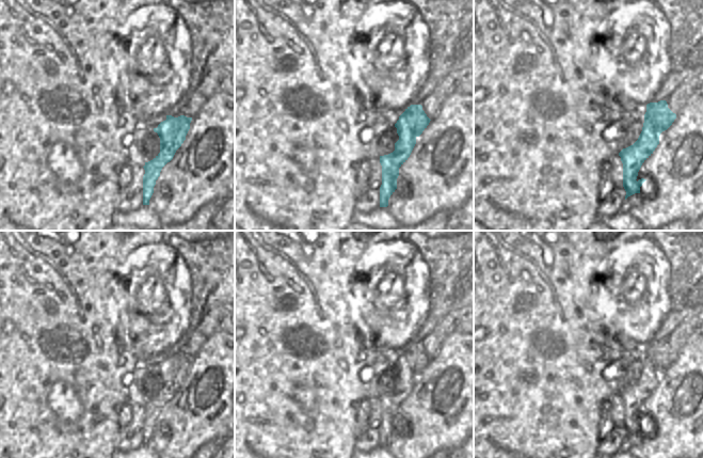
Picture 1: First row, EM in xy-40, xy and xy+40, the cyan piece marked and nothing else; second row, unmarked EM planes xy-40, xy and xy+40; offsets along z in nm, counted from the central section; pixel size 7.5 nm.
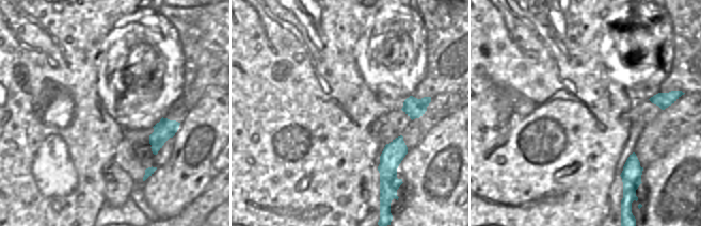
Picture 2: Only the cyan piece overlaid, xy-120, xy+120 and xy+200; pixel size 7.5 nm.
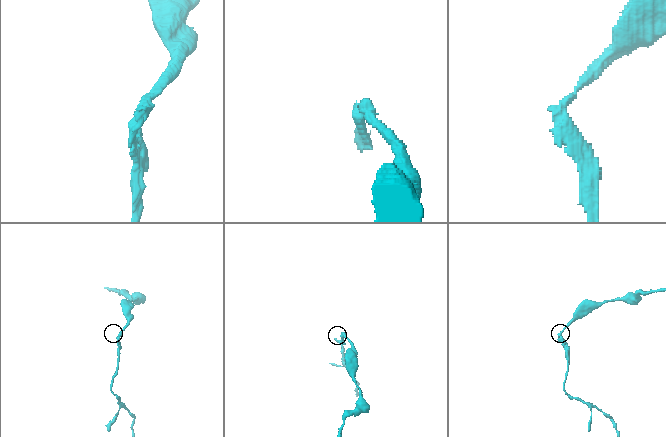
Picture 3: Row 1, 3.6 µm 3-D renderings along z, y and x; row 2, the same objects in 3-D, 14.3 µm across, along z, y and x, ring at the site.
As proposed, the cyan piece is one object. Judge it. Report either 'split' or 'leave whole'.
split

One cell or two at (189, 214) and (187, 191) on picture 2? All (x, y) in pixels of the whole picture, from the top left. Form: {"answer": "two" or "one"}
{"answer": "two"}

